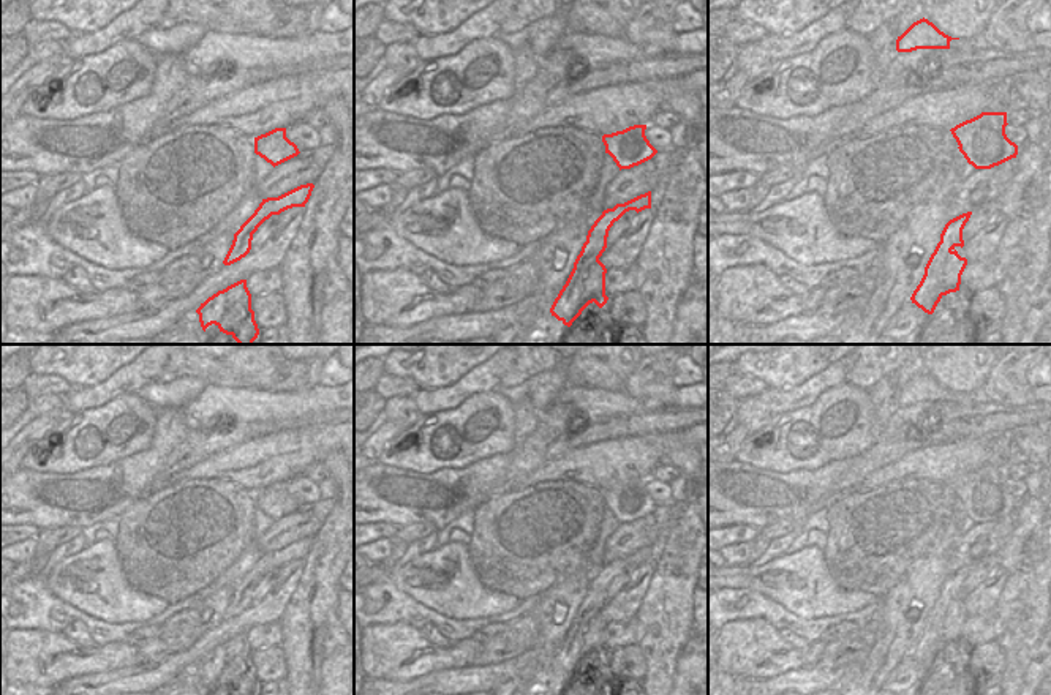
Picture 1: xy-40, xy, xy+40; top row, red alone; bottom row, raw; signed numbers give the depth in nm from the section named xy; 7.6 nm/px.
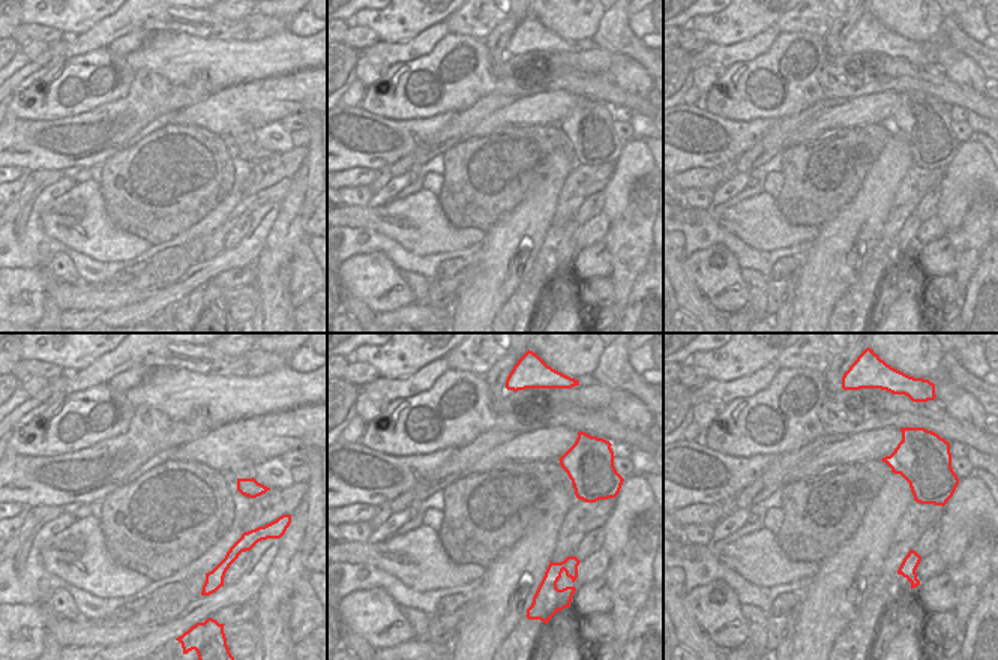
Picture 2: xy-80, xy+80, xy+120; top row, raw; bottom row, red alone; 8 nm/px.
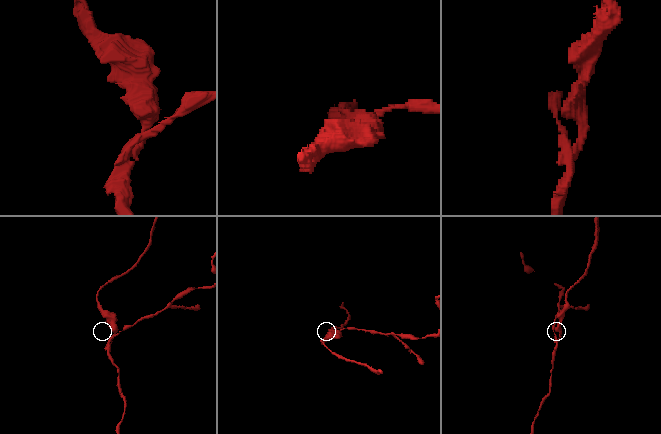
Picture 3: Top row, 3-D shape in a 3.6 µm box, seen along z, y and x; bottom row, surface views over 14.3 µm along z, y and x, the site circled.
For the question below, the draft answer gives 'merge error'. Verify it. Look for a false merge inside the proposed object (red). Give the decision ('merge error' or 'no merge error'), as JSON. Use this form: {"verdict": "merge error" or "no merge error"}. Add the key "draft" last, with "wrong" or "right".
{"verdict": "merge error", "draft": "right"}

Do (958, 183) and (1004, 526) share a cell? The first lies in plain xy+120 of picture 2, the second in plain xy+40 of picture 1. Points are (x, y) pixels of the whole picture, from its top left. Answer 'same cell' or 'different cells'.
different cells

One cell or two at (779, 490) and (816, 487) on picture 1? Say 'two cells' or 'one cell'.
one cell

